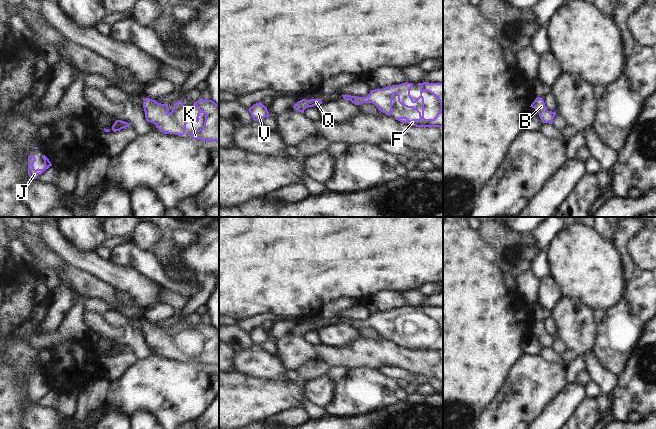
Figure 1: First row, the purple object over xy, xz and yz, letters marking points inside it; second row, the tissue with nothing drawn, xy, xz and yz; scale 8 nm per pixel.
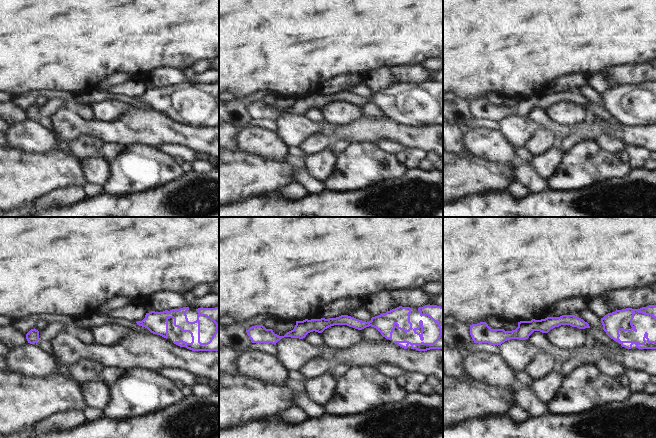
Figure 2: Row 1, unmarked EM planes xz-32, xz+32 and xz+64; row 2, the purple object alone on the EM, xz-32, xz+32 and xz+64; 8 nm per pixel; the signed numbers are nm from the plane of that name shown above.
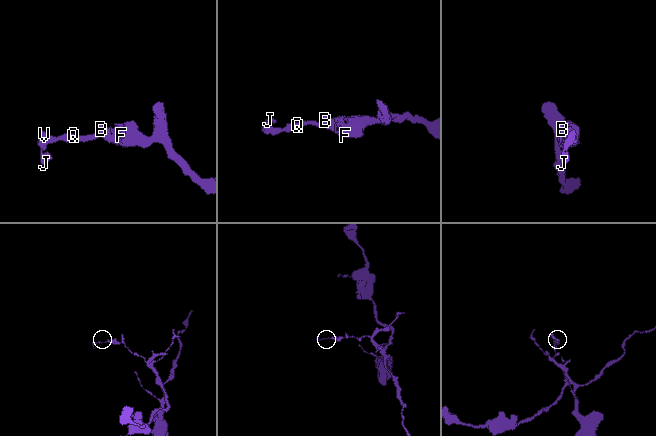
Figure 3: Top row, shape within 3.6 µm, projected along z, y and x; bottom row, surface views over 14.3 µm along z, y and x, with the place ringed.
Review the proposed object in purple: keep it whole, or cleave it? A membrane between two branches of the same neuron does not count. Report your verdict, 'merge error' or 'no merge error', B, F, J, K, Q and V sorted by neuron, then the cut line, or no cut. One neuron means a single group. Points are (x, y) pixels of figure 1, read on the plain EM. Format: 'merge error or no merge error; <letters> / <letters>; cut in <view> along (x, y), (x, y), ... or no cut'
no merge error; B F J K Q V; no cut

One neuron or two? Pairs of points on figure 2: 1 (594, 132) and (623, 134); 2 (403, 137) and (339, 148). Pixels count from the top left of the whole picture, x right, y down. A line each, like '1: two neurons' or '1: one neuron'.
1: one neuron
2: two neurons

